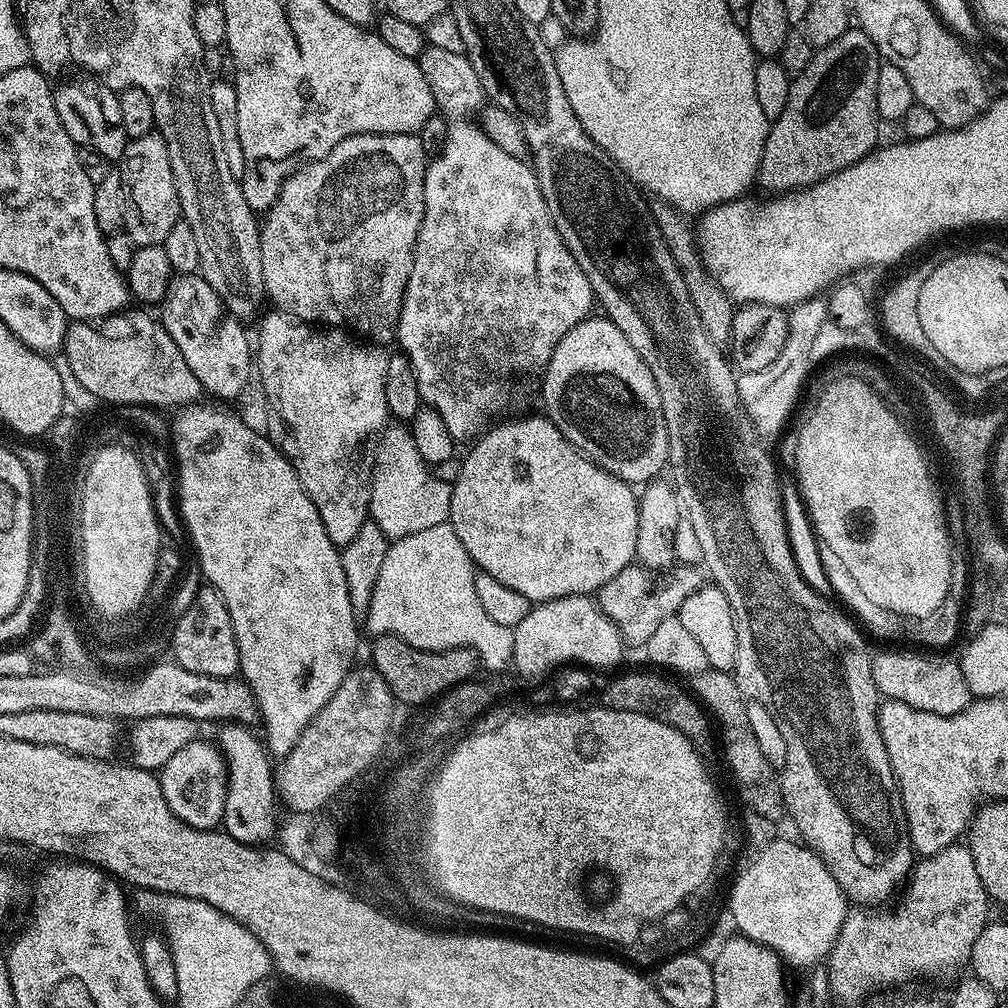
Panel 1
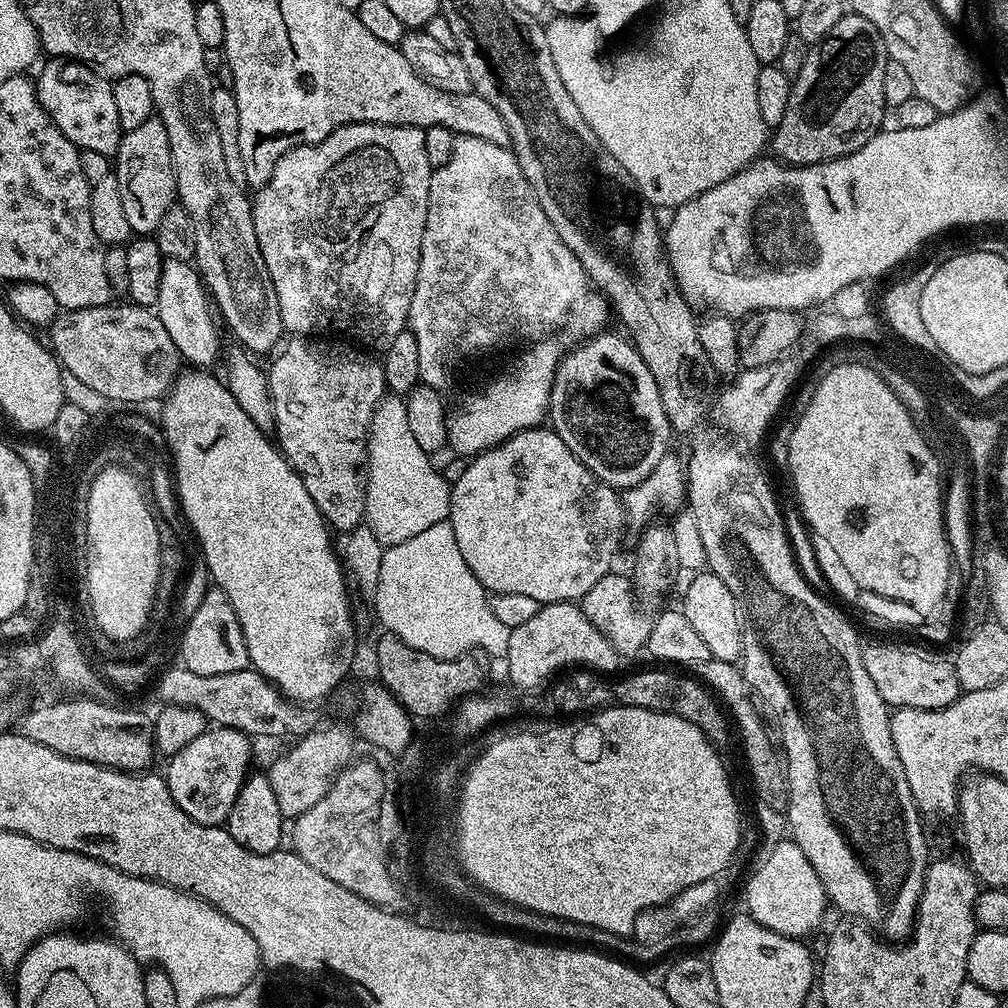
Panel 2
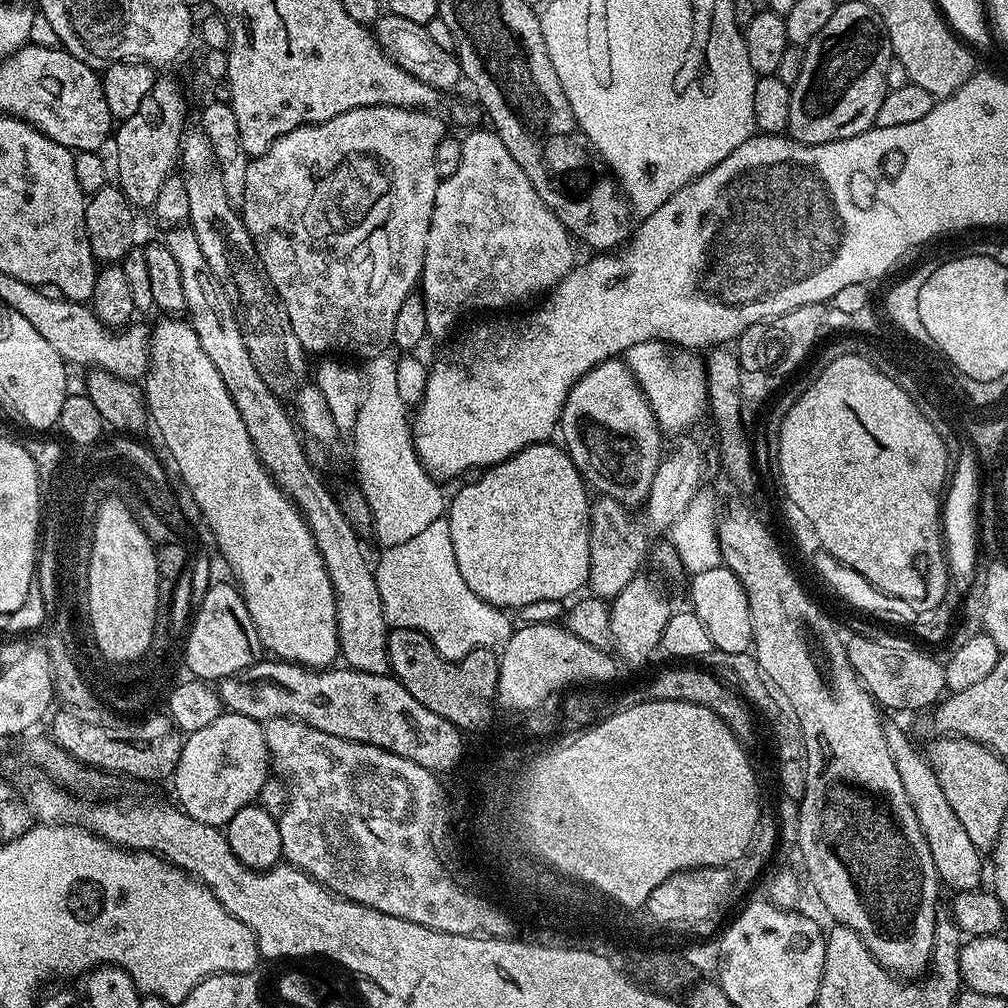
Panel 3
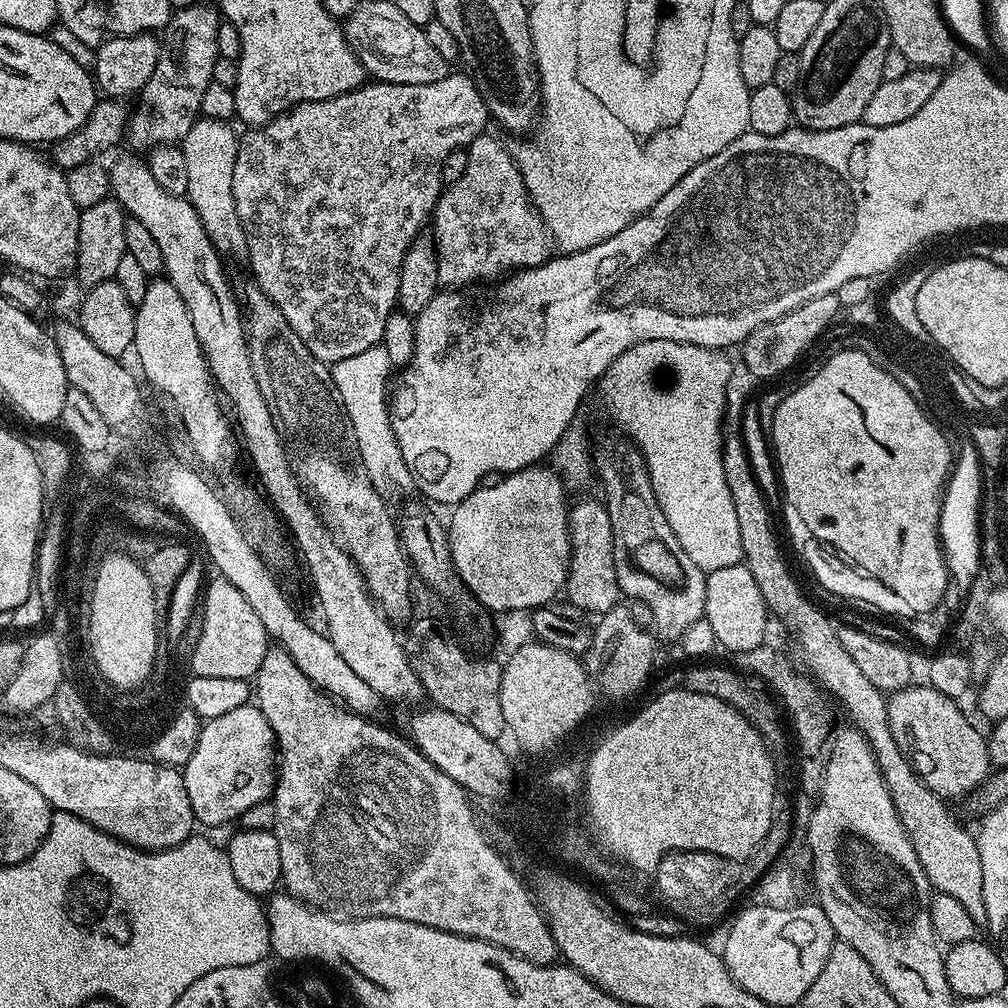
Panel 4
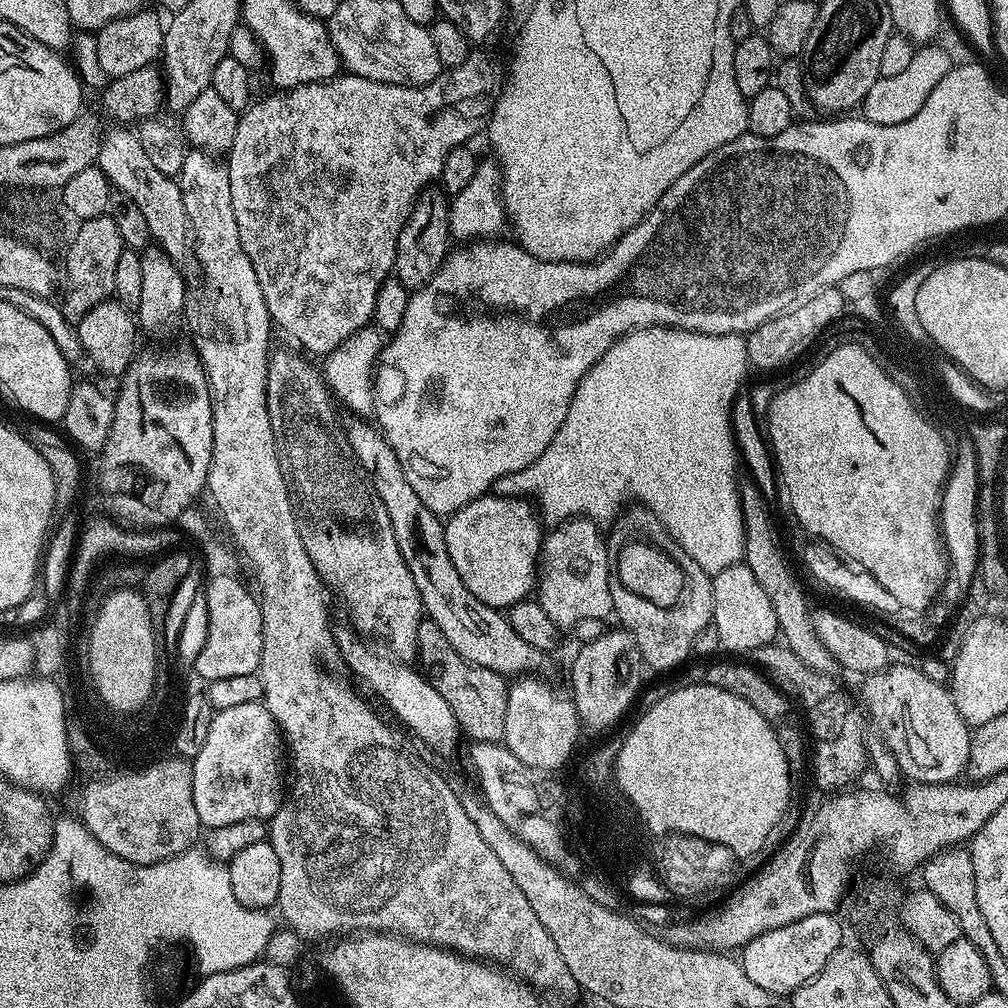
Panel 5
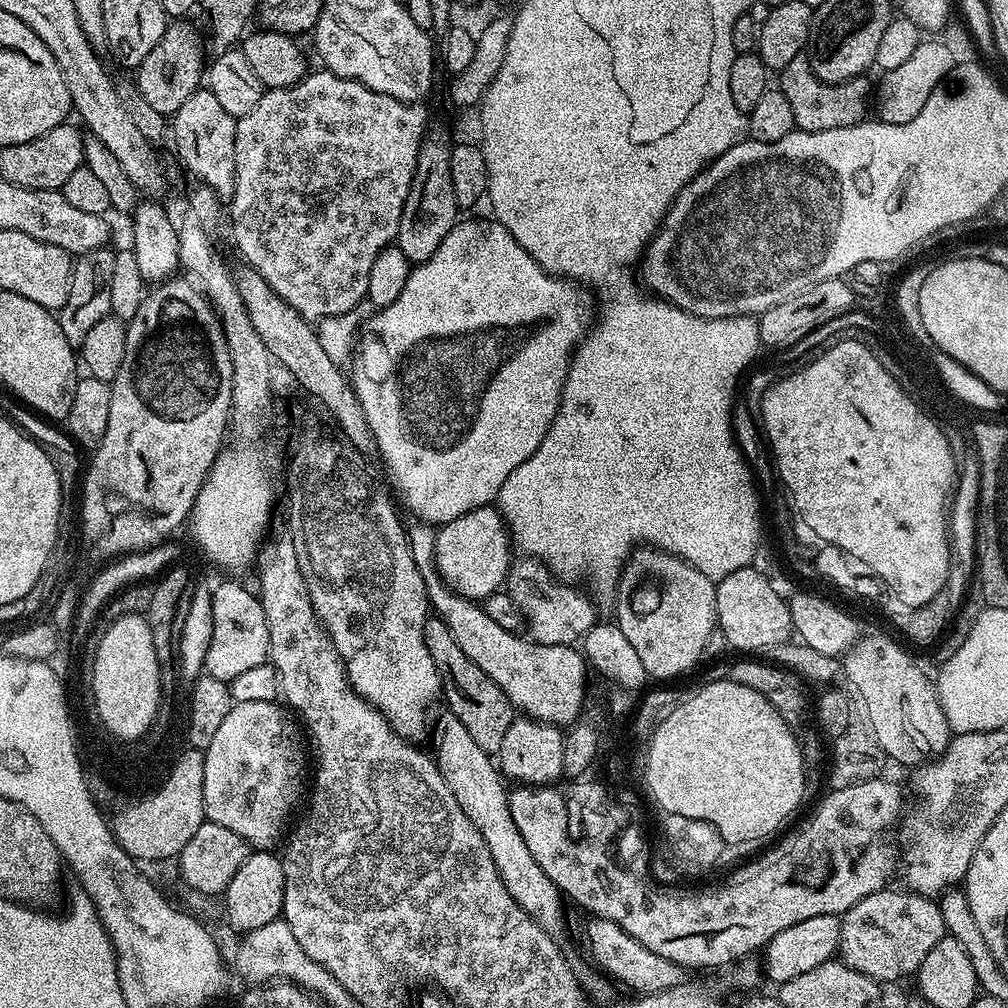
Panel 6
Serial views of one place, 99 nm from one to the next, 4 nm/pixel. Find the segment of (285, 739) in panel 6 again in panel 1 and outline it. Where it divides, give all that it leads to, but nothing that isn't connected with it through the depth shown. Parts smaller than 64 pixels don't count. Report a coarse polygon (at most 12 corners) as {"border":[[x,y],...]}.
{"border":[[204,738],[159,769],[189,829],[223,821],[228,765]]}

